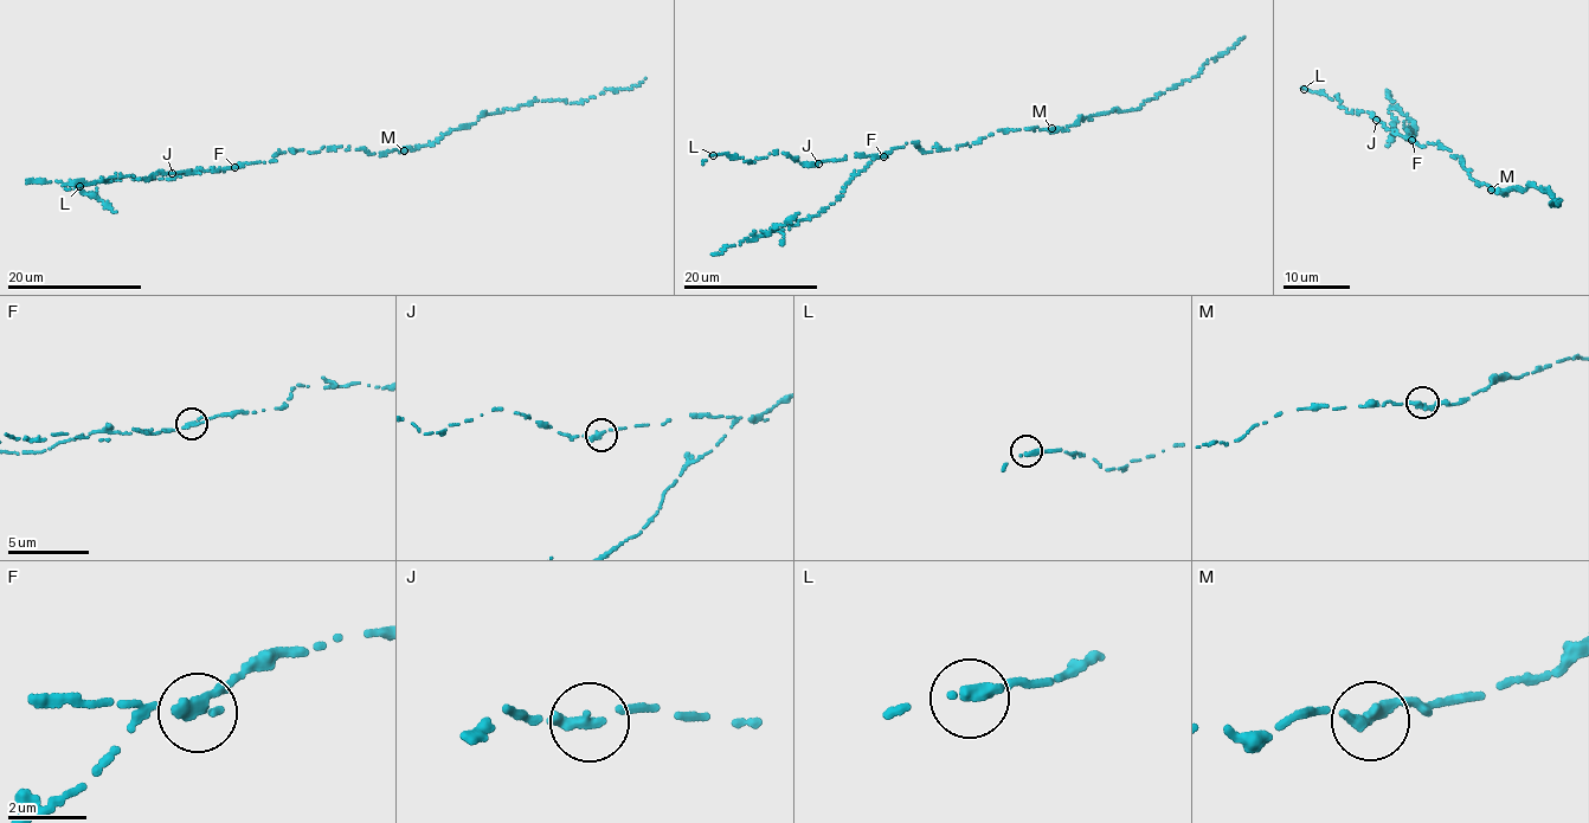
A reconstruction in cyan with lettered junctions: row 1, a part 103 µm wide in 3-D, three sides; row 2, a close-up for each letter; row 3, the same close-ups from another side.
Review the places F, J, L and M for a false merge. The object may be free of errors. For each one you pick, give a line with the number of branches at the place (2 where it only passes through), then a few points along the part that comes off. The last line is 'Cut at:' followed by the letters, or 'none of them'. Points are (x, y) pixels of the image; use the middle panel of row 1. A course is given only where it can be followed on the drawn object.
F: Branches: 2. Course of the part to remove: (883, 156), (875, 156), (864, 169), (855, 174), (834, 205), (789, 229), (747, 239), (798, 213)
Cut at: F

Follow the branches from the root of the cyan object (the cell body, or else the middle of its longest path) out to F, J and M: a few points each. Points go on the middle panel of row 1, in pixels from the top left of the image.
F: (975, 143), (941, 152), (932, 148), (926, 153), (915, 145), (907, 143), (892, 147), (883, 156)
J: (975, 143), (941, 152), (932, 148), (926, 153), (913, 143), (892, 147), (883, 155), (856, 154), (818, 164)
M: (975, 143), (999, 132), (1052, 128)

